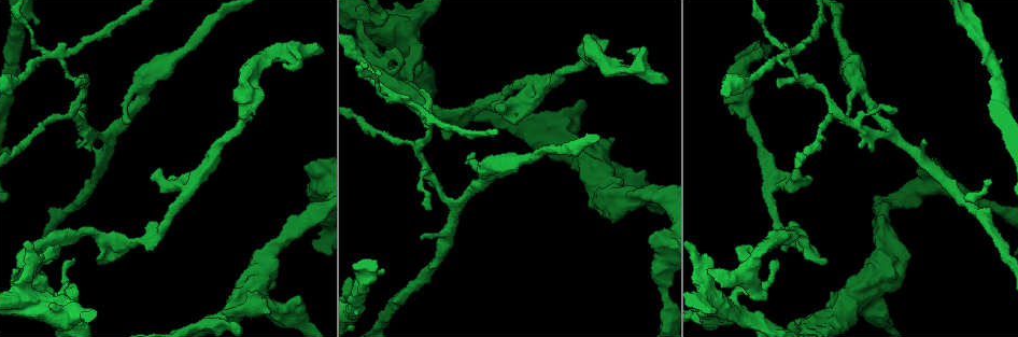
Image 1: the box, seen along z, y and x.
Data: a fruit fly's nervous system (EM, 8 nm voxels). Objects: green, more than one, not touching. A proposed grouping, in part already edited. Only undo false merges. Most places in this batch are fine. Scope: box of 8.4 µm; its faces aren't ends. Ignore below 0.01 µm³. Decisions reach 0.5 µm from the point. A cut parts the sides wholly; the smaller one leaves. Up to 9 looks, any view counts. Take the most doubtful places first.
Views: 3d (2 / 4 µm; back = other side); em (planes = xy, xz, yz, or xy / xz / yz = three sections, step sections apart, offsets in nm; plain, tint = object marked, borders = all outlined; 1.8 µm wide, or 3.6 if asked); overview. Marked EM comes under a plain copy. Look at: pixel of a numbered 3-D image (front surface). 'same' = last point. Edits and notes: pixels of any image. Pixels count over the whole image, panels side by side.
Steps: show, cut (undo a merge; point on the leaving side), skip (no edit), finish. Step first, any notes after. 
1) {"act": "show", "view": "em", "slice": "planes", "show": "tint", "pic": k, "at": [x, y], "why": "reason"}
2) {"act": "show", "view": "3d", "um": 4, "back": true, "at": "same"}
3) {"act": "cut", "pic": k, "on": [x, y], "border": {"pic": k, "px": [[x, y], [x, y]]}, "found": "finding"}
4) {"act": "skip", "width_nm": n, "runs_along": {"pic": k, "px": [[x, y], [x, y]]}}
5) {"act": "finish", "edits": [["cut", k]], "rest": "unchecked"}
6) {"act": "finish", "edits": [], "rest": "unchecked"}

{"act": "show", "view": "3d", "um": 2, "back": true, "pic": 1, "at": [64, 58]}

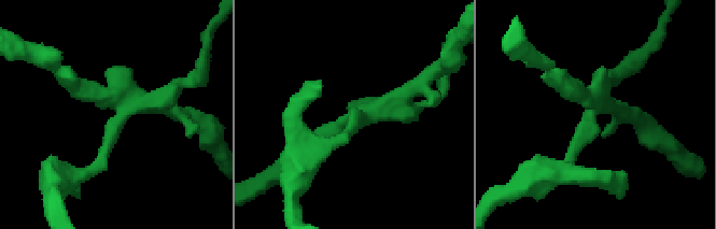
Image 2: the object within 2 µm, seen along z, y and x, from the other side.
{"act": "show", "view": "em", "slice": "yz", "step": 16, "show": "tint", "pic": 2, "at": [357, 117], "arms": 4}

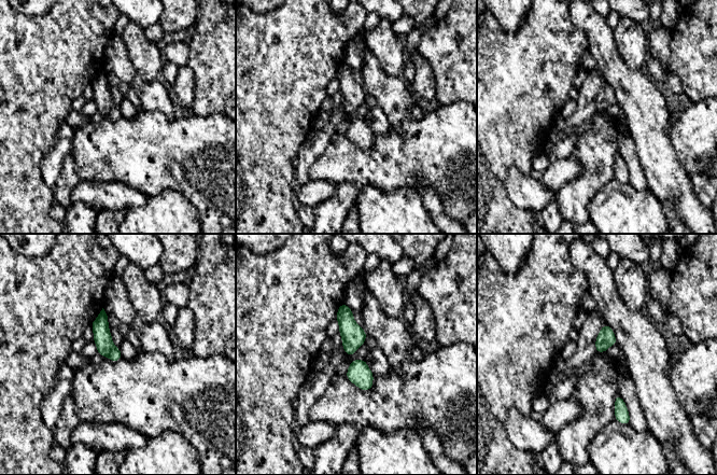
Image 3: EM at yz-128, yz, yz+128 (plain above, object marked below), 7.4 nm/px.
{"act": "cut", "pic": 3, "on": [102, 338], "border": {"pic": 3, "px": [[113, 346], [107, 357]]}, "found": "two neurons meet here"}

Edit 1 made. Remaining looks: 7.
{"act": "show", "view": "em", "um": 3.6, "slice": "xy", "step": 16, "show": "tint", "pic": 1, "at": [189, 196], "why": "sharp bend"}

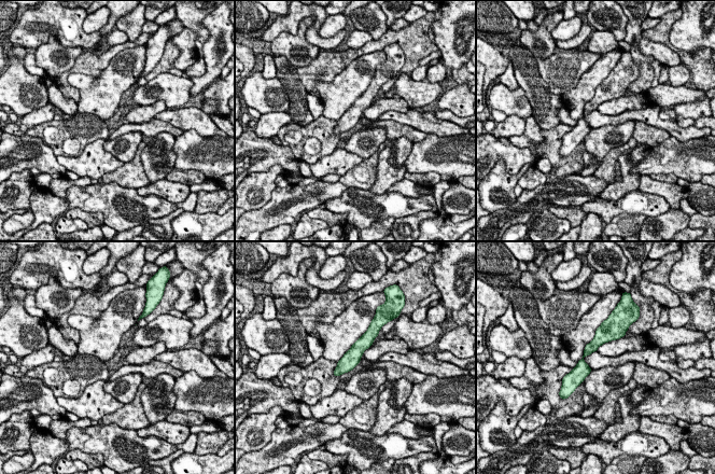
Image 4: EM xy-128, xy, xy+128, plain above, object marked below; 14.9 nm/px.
{"act": "show", "view": "em", "um": 3.6, "slice": "planes", "show": "borders", "at": "same"}

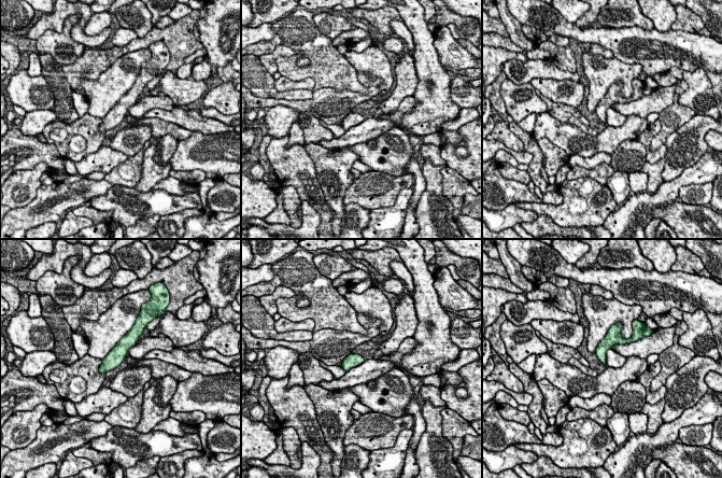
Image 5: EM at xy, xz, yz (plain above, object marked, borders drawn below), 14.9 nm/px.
{"act": "skip", "width_nm": 160, "runs_along": {"pic": 5, "px": [[137, 334], [101, 370]]}, "found": "continuous, no second neuron"}

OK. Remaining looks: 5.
{"act": "show", "view": "3d", "um": 4, "pic": 1, "at": [890, 257], "why": "thick turns thin"}

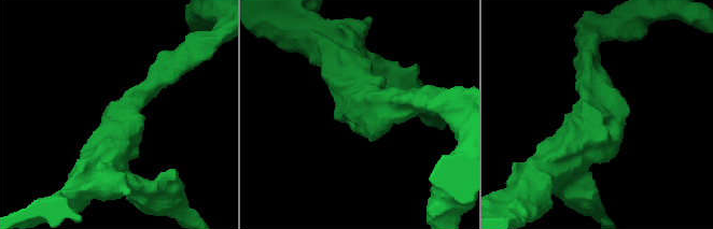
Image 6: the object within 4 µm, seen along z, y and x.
{"act": "show", "view": "em", "um": 3.6, "slice": "planes", "show": "tint", "pic": 6, "at": [601, 114], "arms": 3, "arm_widths_nm": [320, 340, 600]}

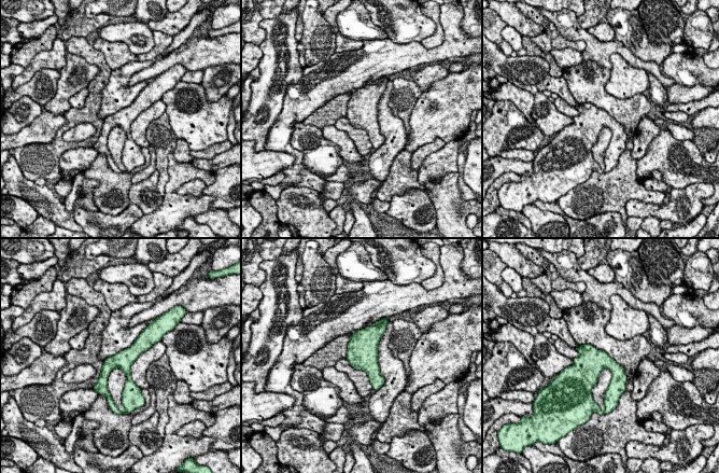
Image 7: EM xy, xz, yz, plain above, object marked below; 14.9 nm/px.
{"act": "skip", "runs_along": {"pic": 7, "px": [[142, 337], [127, 358], [127, 389]]}, "found": "continuous, no second neuron"}

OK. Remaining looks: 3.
{"act": "show", "view": "em", "slice": "xz", "step": 16, "show": "tint", "pic": 1, "at": [639, 67], "why": "abrupt turn"}

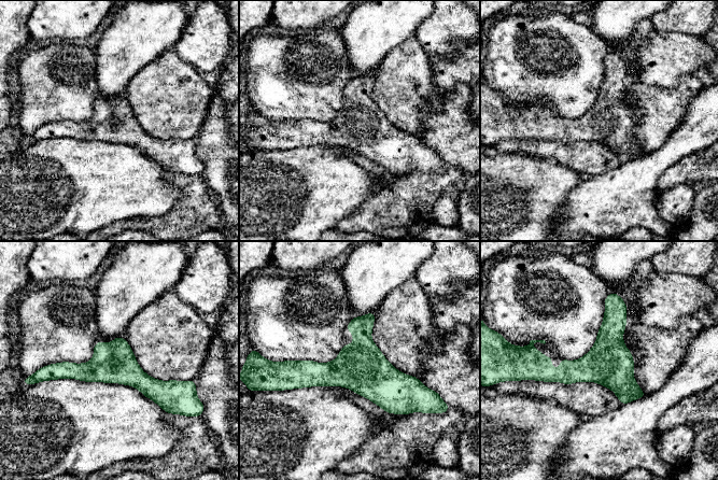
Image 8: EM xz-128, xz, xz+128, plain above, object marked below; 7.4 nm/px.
{"act": "show", "view": "em", "slice": "xy", "step": 8, "show": "tint", "at": "same"}

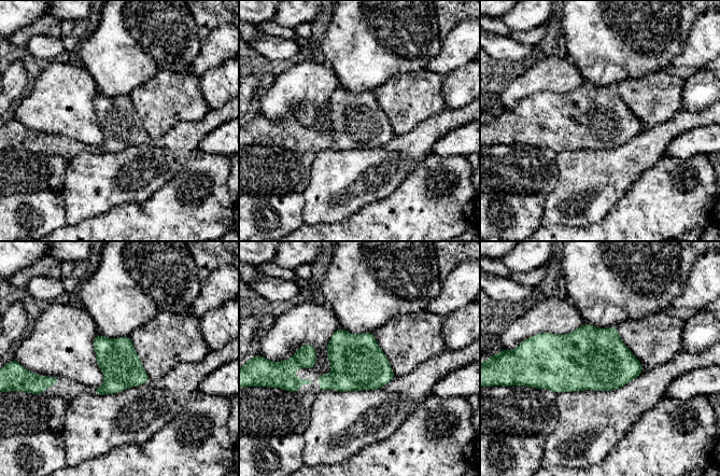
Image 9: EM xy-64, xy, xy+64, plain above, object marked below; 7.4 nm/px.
{"act": "skip", "found": "all the same neuron"}

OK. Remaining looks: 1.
{"act": "finish", "edits": [["cut", 3]], "rest": "unchecked"}

